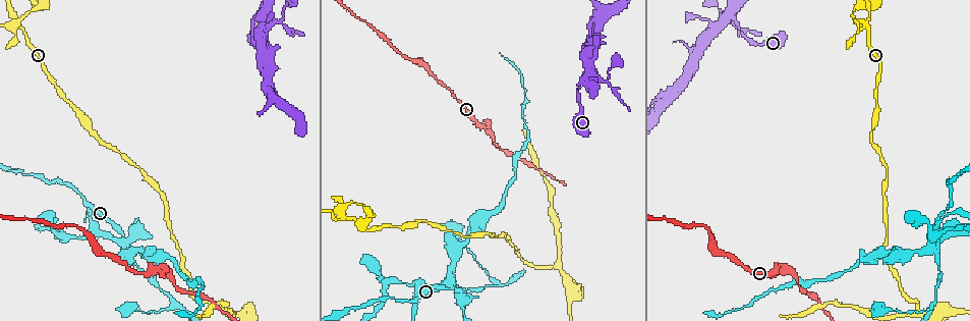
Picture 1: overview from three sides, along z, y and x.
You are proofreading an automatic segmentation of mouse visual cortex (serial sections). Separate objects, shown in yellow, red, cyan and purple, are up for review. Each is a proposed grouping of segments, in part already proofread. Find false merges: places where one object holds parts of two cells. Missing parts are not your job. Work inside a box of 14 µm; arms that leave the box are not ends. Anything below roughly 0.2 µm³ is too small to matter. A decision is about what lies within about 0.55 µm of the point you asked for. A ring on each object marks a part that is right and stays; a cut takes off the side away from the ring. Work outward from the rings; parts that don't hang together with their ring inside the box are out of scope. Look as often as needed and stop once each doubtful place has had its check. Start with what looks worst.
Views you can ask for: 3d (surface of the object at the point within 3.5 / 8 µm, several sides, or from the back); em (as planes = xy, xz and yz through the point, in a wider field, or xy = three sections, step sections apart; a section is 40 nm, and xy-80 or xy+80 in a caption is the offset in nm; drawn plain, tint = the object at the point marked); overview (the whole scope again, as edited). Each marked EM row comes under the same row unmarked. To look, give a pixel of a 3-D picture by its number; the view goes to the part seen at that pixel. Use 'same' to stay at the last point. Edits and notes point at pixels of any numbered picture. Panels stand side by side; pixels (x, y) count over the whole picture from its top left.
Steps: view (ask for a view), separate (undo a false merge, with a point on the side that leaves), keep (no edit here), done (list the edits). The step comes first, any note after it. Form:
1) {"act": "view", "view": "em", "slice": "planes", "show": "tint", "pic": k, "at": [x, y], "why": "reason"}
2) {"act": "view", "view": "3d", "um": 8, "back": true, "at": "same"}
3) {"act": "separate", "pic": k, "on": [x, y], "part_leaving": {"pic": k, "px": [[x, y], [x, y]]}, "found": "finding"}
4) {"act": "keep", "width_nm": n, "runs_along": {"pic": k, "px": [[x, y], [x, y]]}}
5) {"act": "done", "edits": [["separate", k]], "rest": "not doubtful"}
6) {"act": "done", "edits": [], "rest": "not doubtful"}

{"act": "view", "view": "3d", "um": 3.5, "pic": 1, "at": [867, 22], "why": "sudden change in width"}

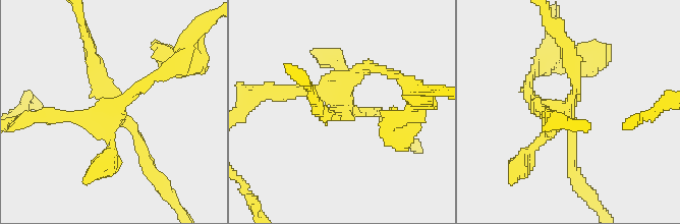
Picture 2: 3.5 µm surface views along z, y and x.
{"act": "view", "view": "em", "slice": "xy", "step": 3, "show": "tint", "pic": 2, "at": [345, 102]}

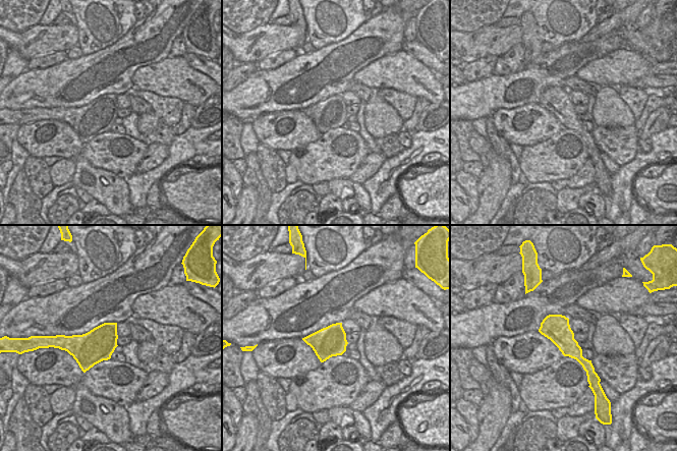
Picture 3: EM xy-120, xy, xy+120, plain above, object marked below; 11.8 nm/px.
{"act": "separate", "pic": 2, "on": [76, 120], "part_leaving": {"pic": 2, "px": [[117, 114], [132, 92], [173, 63]]}, "found": "two cells meet here"}

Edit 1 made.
{"act": "view", "view": "3d", "um": 8, "pic": 1, "at": [935, 248], "why": "looks like a crossing"}

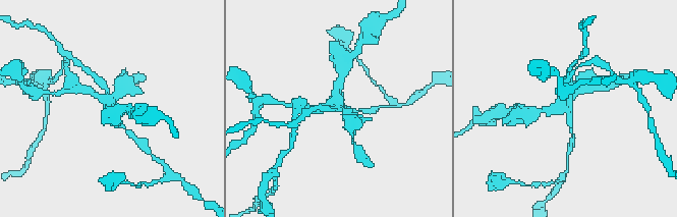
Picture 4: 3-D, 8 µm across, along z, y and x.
{"act": "view", "view": "em", "slice": "xy", "step": 1, "show": "tint", "pic": 4, "at": [337, 104]}

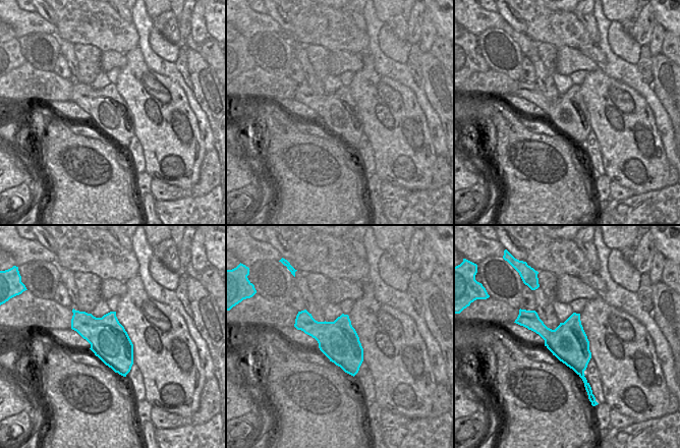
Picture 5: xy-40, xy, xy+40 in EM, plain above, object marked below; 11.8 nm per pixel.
{"act": "separate", "pic": 4, "on": [551, 109], "width_nm": 480, "part_leaving": {"pic": 4, "px": [[566, 100], [555, 108], [529, 113]]}, "found": "two cells meet here"}

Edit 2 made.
{"act": "view", "view": "3d", "um": 3.5, "pic": 1, "at": [143, 269], "why": "narrows sharply"}

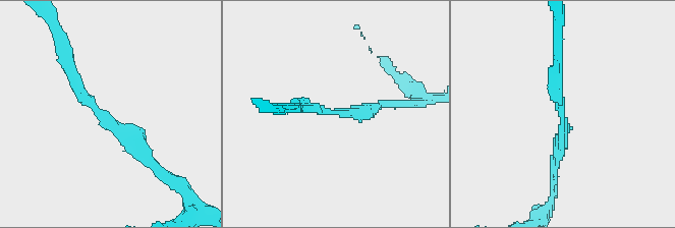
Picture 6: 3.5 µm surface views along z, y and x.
{"act": "view", "view": "em", "slice": "xy", "step": 3, "show": "tint", "pic": 6, "at": [104, 124], "arm_widths_nm": [150, 200]}

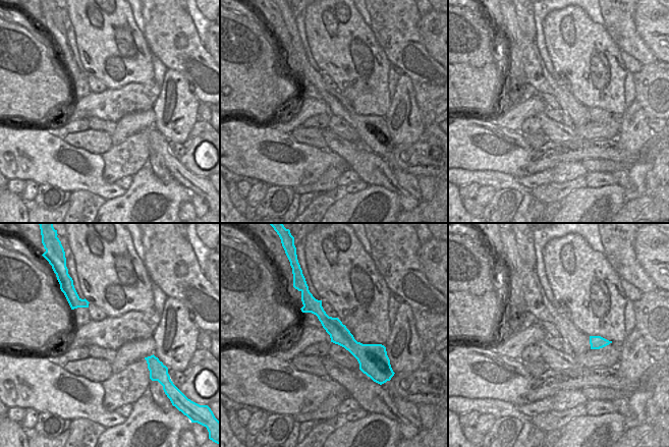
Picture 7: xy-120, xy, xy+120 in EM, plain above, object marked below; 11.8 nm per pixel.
{"act": "view", "view": "em", "slice": "planes", "show": "tint", "at": "same", "why": "cut it another way"}

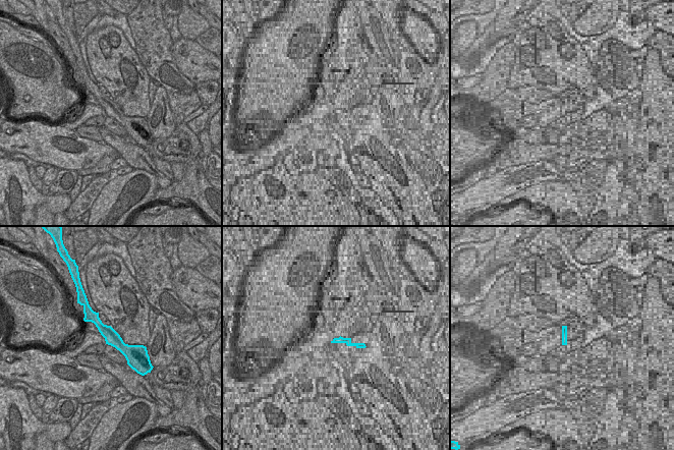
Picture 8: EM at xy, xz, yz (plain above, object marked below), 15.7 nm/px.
{"act": "keep", "runs_along": {"pic": 8, "px": [[87, 317], [123, 348], [139, 347]]}, "found": "continuous, no second cell"}

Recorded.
{"act": "view", "view": "3d", "um": 3.5, "pic": 1, "at": [934, 299], "why": "two arms in line, one across"}

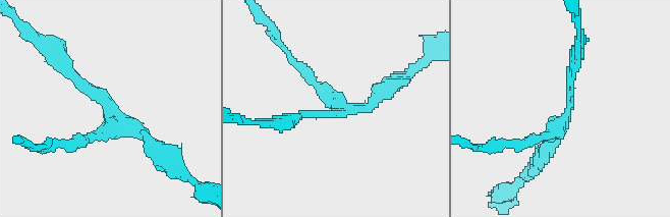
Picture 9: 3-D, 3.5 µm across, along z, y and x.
{"act": "view", "view": "em", "slice": "xy", "step": 5, "show": "tint", "pic": 9, "at": [569, 110], "arms": 3, "arm_widths_nm": [100, 150, 150]}

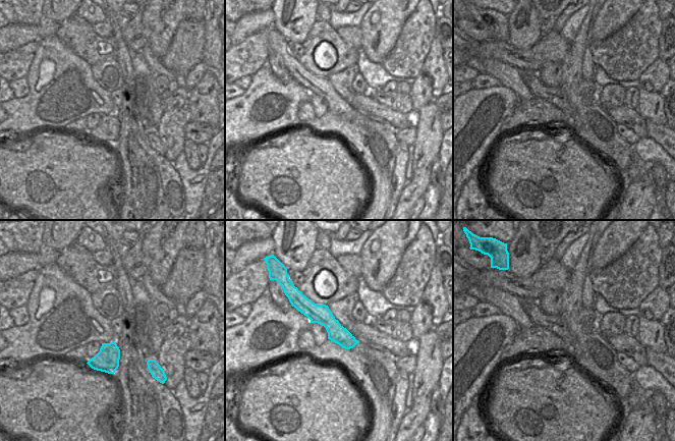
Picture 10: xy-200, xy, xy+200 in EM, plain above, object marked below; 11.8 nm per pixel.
{"act": "keep", "width_nm": 220, "runs_along": {"pic": 10, "px": [[303, 309], [354, 341]]}, "found": "one cell here"}

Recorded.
{"act": "done", "edits": [["separate", 2], ["separate", 4]], "rest": "not doubtful"}

